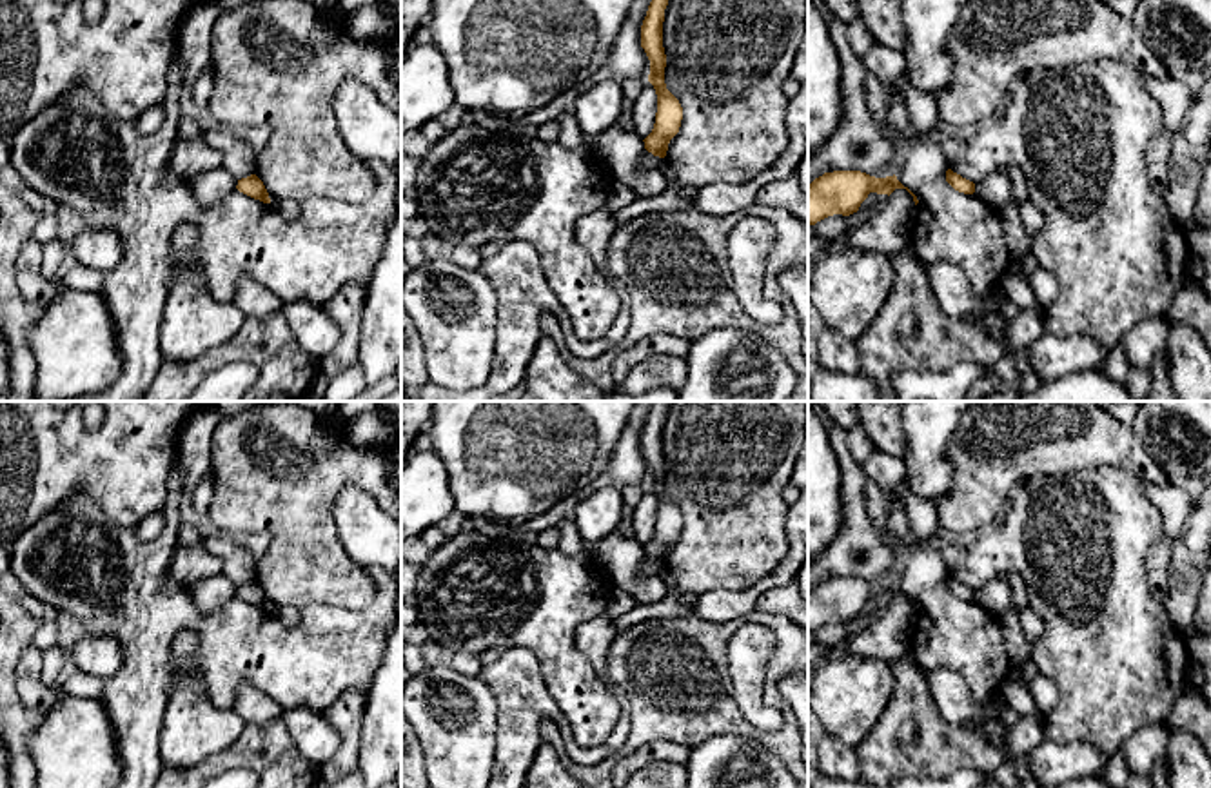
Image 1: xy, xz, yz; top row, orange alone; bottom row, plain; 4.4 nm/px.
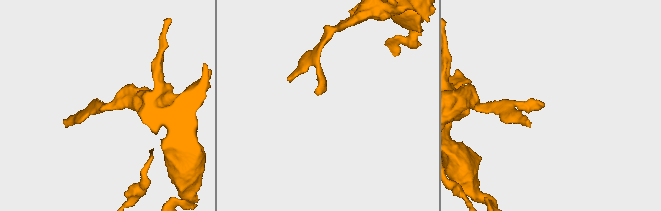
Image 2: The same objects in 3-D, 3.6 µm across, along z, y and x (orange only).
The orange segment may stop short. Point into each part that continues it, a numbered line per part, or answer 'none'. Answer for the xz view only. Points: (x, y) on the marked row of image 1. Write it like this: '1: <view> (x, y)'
none

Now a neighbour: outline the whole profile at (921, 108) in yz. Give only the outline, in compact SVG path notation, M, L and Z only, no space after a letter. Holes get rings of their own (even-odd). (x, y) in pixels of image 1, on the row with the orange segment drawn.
M873 73L866 74L868 111L881 131L893 142L902 143L902 133L890 123L890 107L899 98L910 120L910 125L921 133L937 131L942 123L937 102L931 94L915 89L906 78L899 87L888 87Z

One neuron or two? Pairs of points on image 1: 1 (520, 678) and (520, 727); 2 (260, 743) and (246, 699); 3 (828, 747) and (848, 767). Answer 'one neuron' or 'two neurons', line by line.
1: one neuron
2: two neurons
3: one neuron

